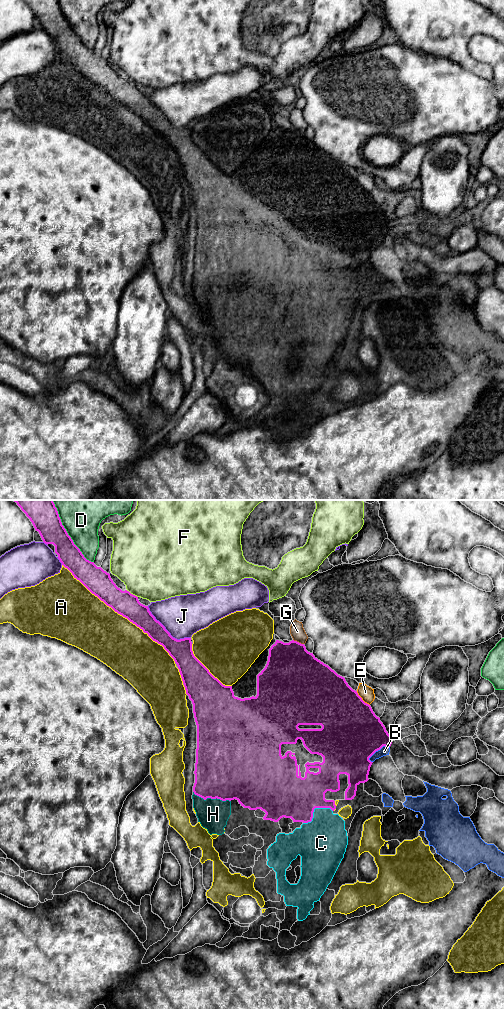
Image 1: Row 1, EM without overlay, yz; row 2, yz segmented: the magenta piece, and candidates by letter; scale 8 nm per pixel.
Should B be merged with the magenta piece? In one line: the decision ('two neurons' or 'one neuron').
one neuron

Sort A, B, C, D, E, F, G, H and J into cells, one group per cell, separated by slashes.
A / B C H / D / E / F / G / J

